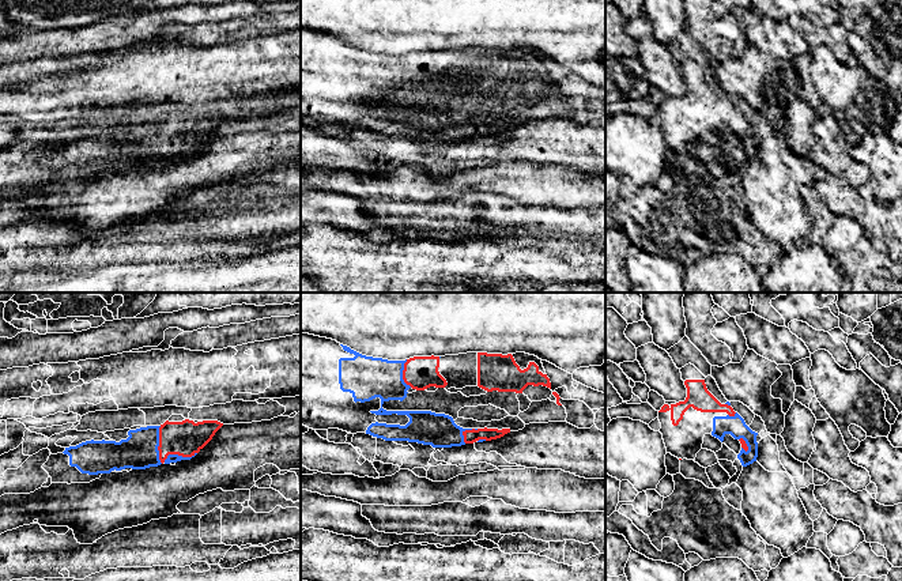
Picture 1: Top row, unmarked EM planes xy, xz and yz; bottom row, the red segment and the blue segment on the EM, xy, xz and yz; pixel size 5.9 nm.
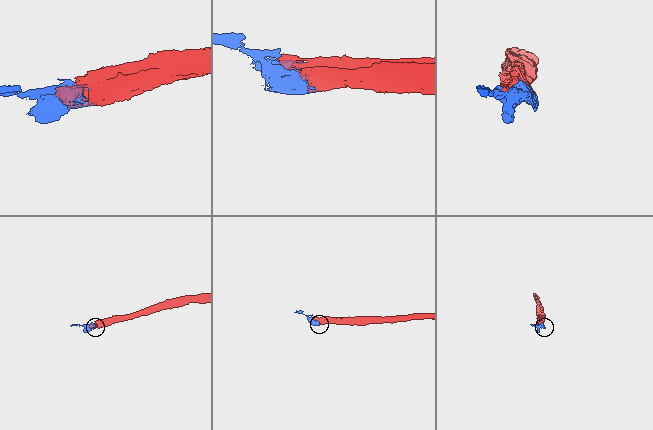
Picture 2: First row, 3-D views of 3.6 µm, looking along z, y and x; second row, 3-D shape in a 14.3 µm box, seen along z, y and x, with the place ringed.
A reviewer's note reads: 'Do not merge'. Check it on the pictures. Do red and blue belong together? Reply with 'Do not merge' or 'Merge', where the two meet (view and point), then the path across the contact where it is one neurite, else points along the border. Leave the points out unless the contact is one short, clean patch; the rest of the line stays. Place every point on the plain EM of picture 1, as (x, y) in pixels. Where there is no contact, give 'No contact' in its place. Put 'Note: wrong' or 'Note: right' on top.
Note: right
Do not merge. Touches red at xy (162, 158)

